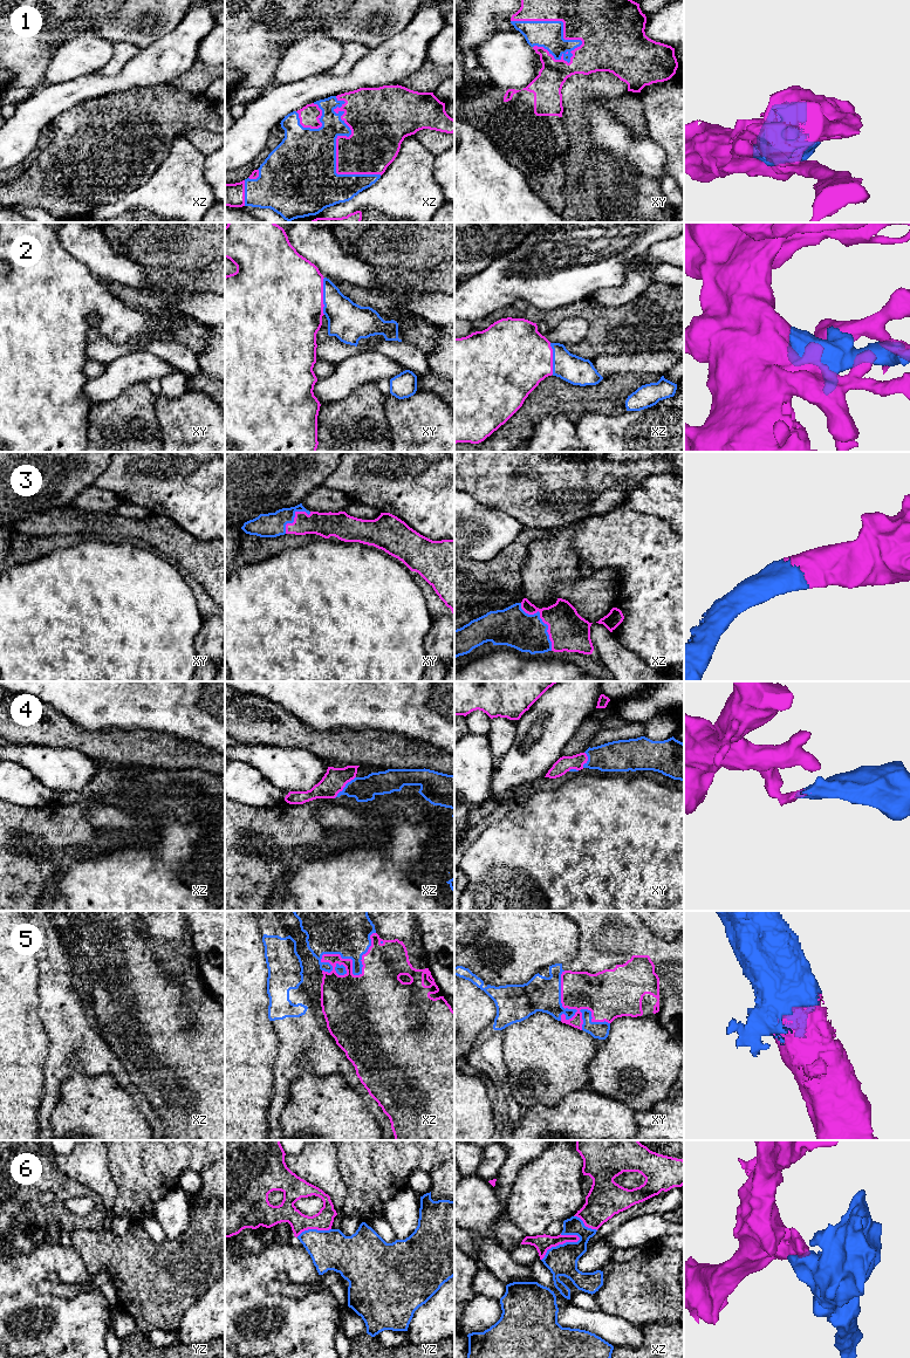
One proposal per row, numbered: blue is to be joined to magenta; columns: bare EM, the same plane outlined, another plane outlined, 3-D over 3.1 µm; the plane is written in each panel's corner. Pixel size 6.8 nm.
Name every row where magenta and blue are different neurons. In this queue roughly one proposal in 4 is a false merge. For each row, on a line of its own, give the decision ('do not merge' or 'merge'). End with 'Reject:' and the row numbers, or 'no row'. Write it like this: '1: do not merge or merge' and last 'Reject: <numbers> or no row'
1: merge
2: merge
3: merge
4: merge
5: merge
6: do not merge
Reject: 6

